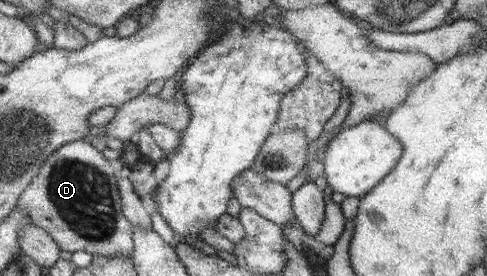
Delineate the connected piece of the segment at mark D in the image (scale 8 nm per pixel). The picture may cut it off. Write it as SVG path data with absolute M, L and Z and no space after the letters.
M86 140L70 141L61 145L40 165L38 173L30 179L22 194L18 197L16 209L27 215L31 225L40 227L48 233L54 244L61 251L86 252L94 256L110 257L123 256L131 260L132 228L121 211L121 200L114 175L117 165L108 162L102 153Z

